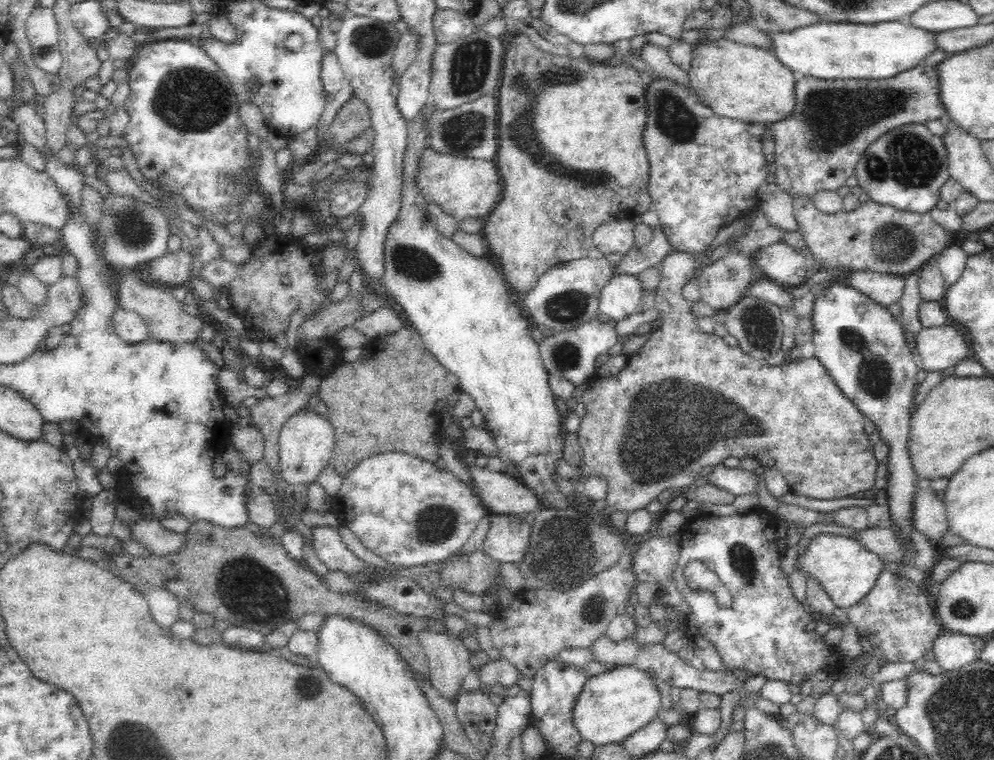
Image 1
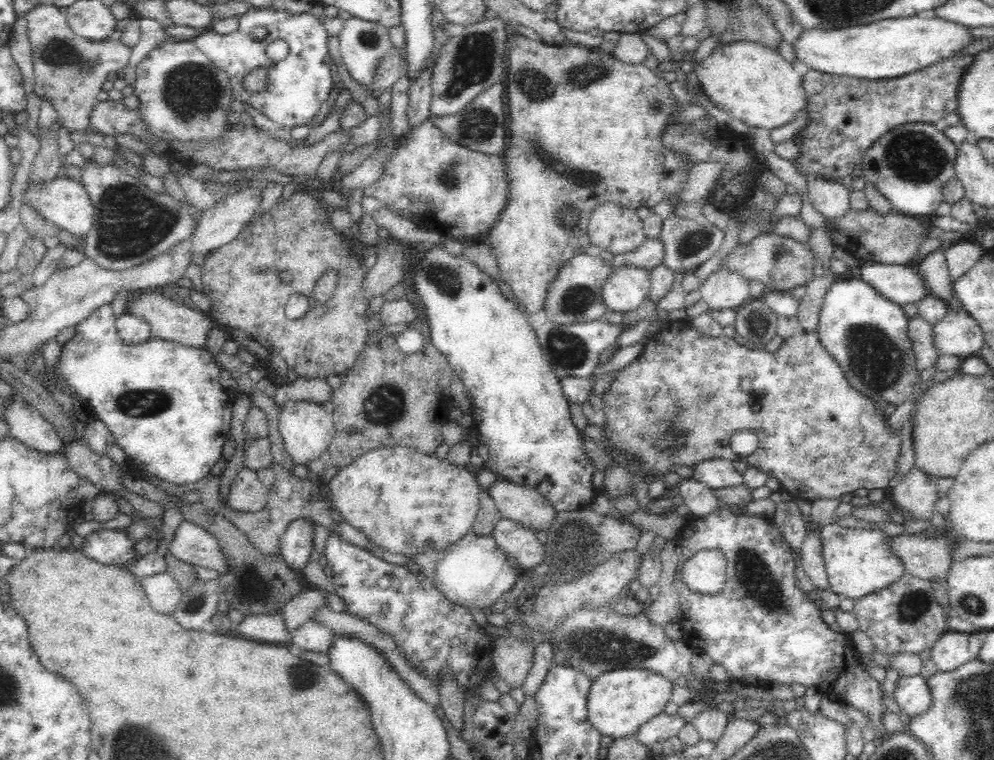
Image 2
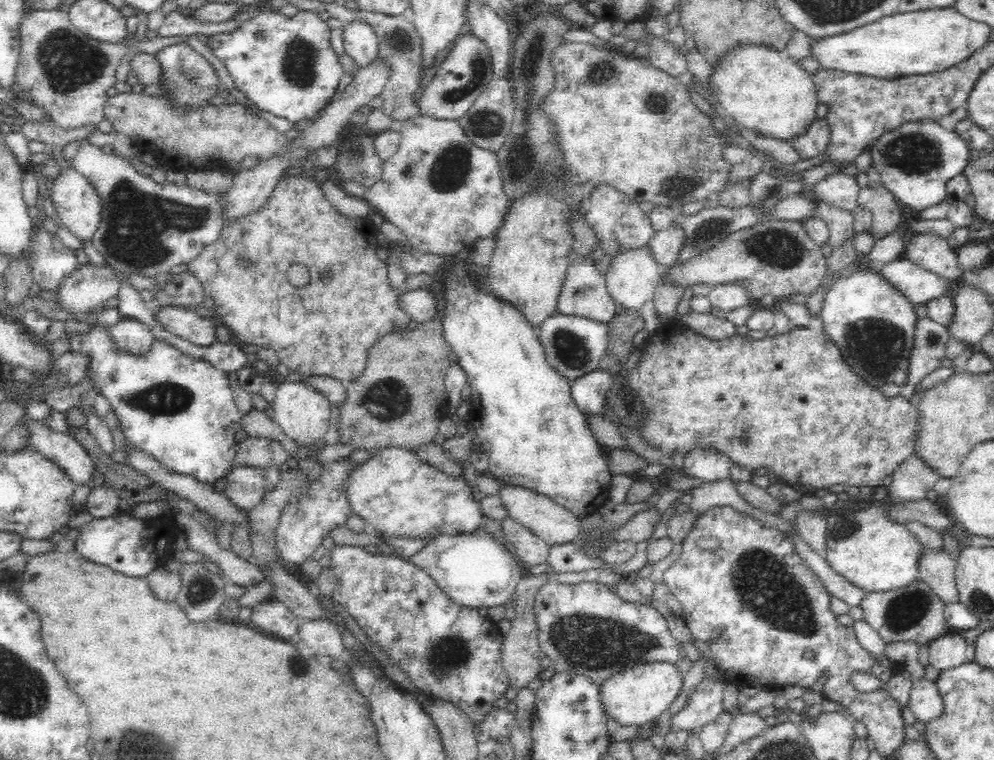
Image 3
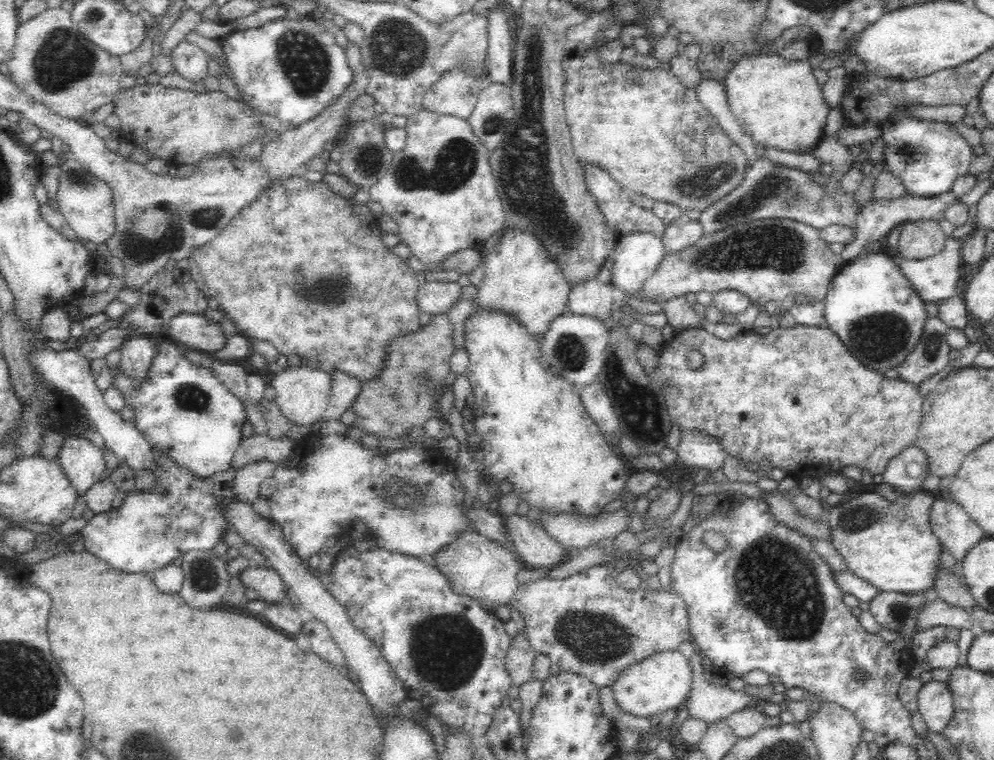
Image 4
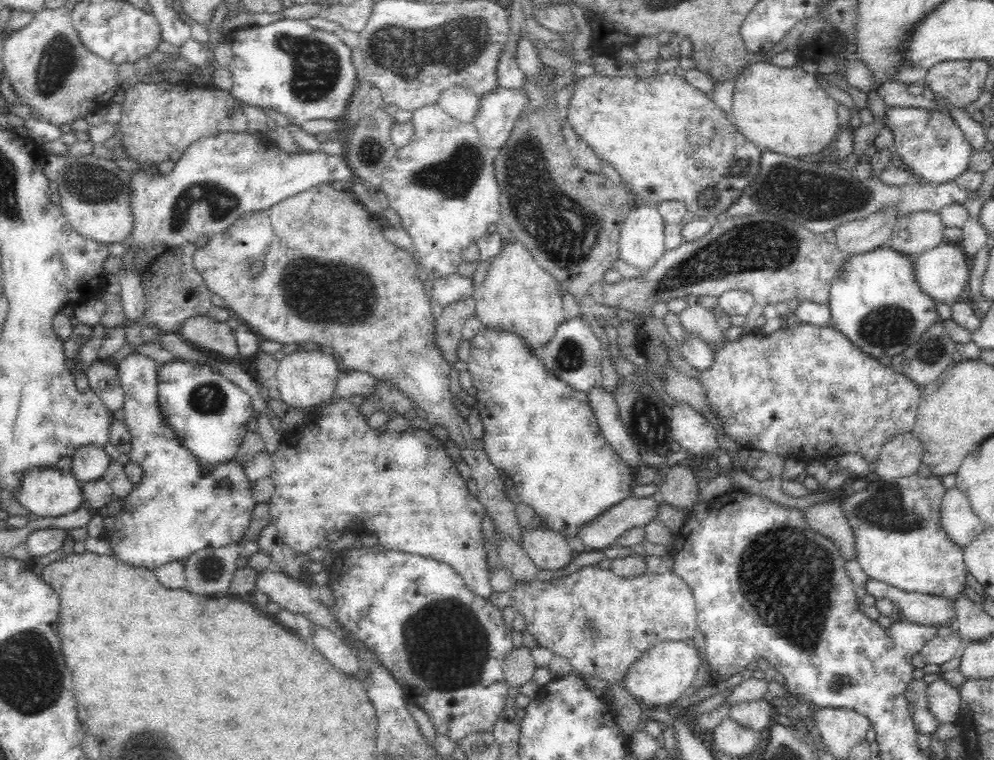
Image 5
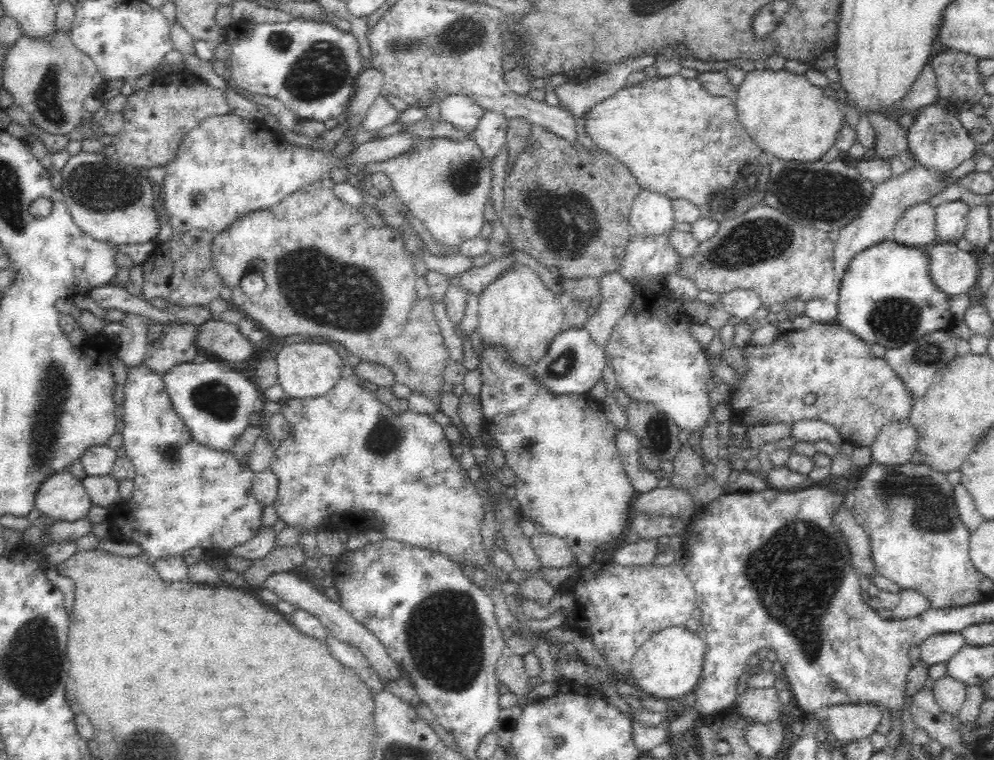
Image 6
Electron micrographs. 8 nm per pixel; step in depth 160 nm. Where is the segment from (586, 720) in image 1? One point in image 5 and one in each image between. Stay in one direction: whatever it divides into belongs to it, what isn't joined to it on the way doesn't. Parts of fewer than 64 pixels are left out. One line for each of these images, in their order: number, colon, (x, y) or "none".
2: (620, 701)
3: (634, 696)
4: (663, 681)
5: (663, 674)

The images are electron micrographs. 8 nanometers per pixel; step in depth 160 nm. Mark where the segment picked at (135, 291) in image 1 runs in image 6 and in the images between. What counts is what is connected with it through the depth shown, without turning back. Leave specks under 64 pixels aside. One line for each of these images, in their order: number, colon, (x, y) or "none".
2: (189, 326)
3: (185, 322)
4: (195, 331)
5: (211, 335)
6: (224, 340)

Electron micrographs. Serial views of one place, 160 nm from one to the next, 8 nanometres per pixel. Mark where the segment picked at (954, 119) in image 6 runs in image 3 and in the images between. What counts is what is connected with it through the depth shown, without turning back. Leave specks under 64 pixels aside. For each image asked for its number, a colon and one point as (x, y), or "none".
3: (916, 160)
4: (928, 156)
5: (929, 141)

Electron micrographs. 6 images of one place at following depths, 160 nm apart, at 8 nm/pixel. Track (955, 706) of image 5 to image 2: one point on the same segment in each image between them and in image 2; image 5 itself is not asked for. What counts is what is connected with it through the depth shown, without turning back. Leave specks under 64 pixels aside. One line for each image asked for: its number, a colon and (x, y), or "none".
2: (913, 696)
3: (926, 703)
4: (935, 703)

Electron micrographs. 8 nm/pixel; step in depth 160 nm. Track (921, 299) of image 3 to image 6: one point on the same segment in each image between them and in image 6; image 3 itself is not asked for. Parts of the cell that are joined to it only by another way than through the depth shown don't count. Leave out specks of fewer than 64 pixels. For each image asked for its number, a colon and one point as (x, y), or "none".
4: (937, 277)
5: (942, 272)
6: (954, 270)

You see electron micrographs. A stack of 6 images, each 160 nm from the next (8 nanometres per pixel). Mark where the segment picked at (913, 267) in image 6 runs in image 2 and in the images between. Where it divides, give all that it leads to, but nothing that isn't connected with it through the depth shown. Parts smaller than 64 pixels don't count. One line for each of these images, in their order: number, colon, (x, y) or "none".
2: (868, 334)
3: (873, 323)
4: (872, 306)
5: (876, 301)

